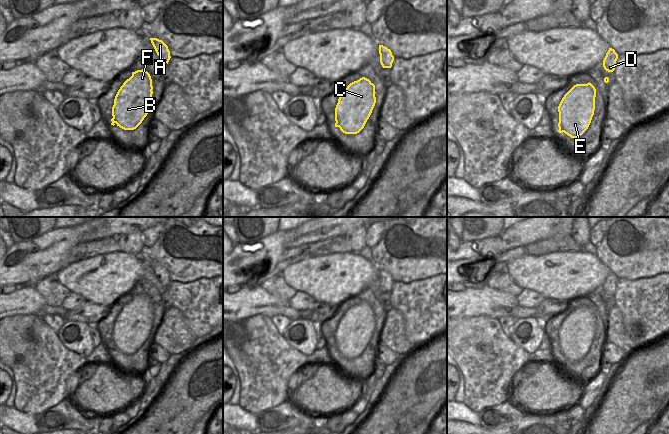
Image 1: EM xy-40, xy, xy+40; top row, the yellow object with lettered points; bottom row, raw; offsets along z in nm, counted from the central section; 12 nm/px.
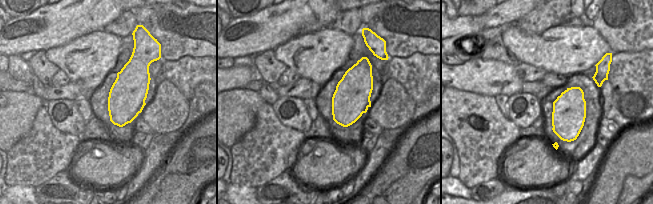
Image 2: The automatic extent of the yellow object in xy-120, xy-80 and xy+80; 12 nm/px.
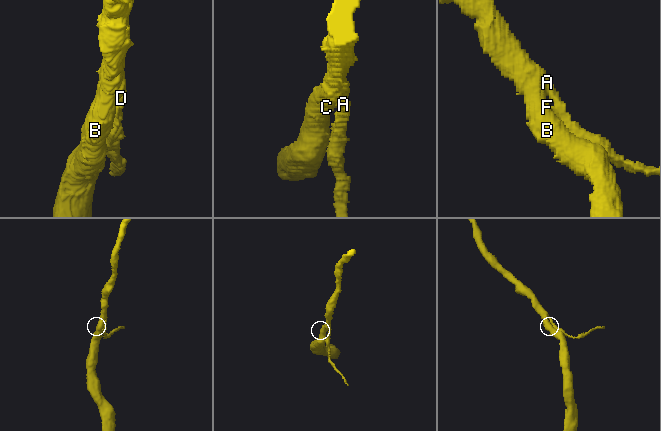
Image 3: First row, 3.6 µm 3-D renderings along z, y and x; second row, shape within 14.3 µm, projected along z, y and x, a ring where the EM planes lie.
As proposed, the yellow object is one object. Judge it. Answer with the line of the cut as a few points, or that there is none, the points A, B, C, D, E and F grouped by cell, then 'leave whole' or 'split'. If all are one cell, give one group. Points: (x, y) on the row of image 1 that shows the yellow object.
no cut; A B C D E F; leave whole

